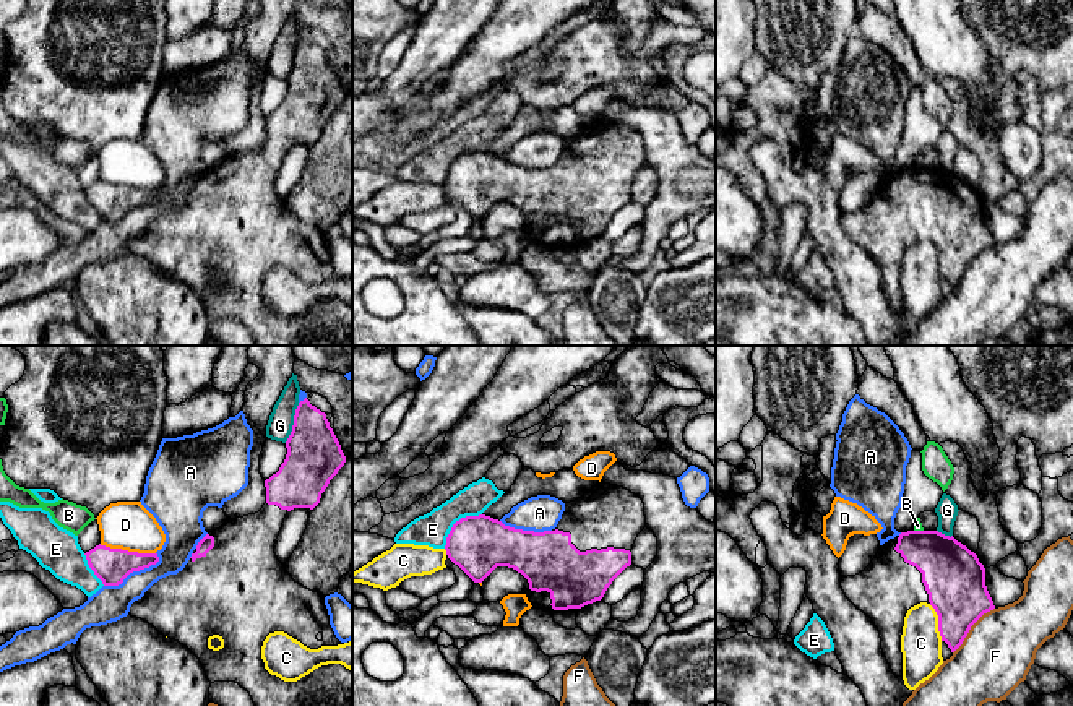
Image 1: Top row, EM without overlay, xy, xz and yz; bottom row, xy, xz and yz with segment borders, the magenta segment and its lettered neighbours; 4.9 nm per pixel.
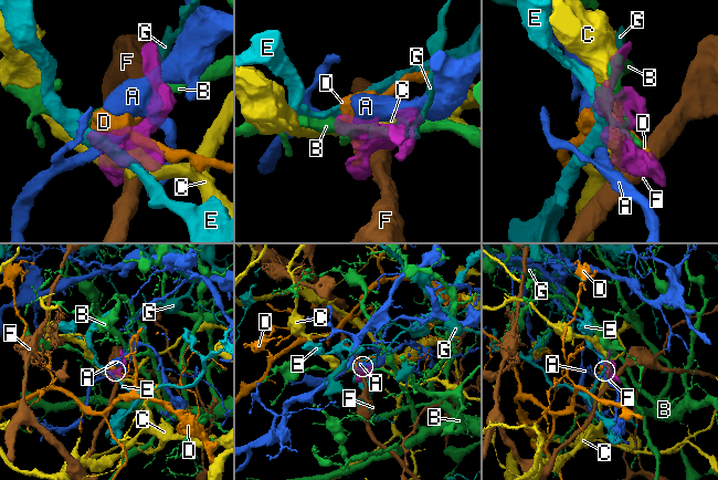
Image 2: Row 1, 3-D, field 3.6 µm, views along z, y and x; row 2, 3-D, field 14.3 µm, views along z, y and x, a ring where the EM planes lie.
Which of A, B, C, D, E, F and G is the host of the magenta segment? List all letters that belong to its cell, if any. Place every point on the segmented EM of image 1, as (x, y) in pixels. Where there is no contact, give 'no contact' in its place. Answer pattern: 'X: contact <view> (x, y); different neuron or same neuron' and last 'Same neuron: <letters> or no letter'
A: contact xy (133, 570); different neuron
B: contact yz (919, 531); different neuron
C: contact yz (939, 622); different neuron
D: contact xy (127, 551); different neuron
E: contact xz (455, 523); different neuron
F: contact yz (969, 628); different neuron
G: contact xy (294, 422); different neuron
Same neuron: no letter

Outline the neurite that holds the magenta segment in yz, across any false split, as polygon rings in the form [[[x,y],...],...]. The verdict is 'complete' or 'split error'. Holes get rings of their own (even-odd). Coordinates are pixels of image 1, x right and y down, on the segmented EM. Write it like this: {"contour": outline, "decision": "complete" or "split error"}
{"contour": [[[907,531],[890,539],[862,573],[842,578],[841,588],[878,628],[883,654],[896,677],[903,677],[901,635],[911,607],[927,602],[935,609],[942,641],[951,652],[963,644],[971,626],[995,609],[985,586],[985,568],[977,555],[953,536],[938,531]]], "decision": "split error"}

